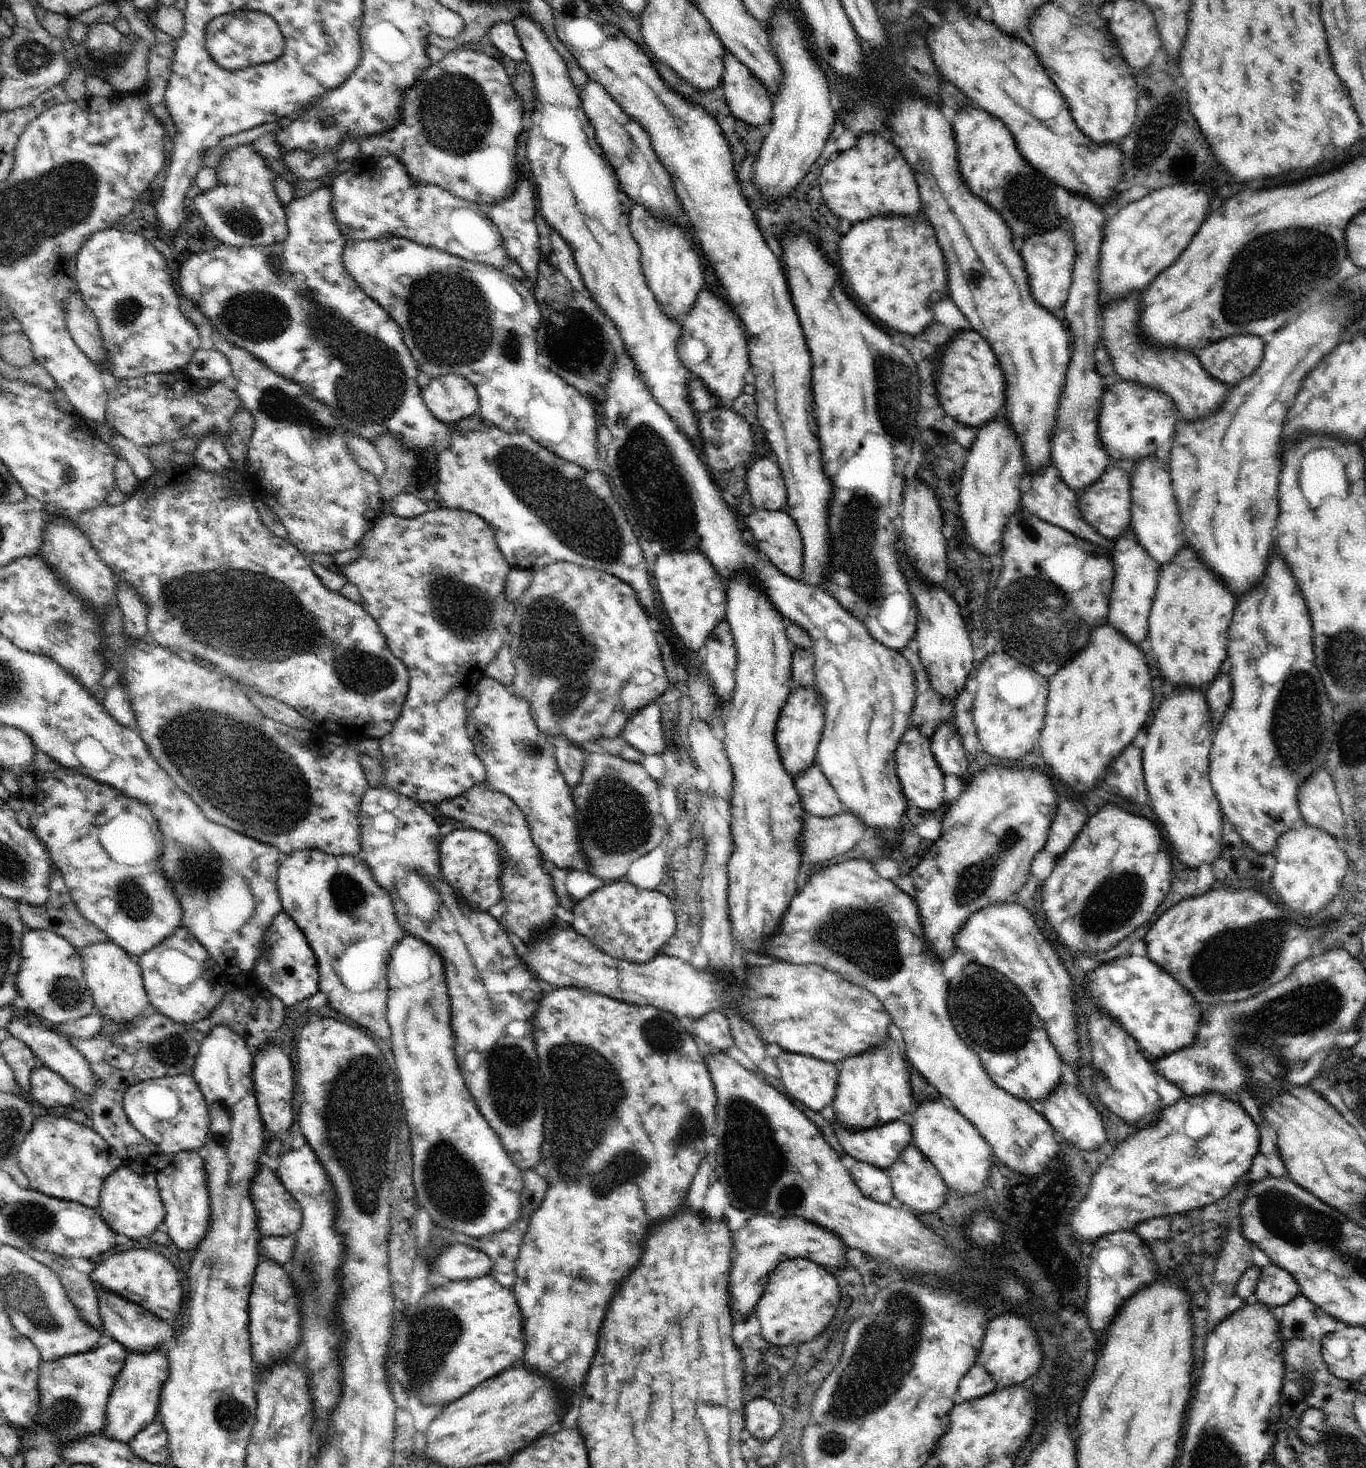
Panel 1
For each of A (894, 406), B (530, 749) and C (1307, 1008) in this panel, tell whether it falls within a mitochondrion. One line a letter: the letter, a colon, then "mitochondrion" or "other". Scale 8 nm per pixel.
A: mitochondrion
B: mitochondrion
C: mitochondrion

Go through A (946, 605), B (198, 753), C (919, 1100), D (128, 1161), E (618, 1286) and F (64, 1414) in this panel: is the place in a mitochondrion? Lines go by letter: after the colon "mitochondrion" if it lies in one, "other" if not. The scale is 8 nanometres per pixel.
A: other
B: mitochondrion
C: other
D: other
E: other
F: mitochondrion

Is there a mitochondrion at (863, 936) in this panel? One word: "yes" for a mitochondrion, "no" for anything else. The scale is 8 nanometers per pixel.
yes

